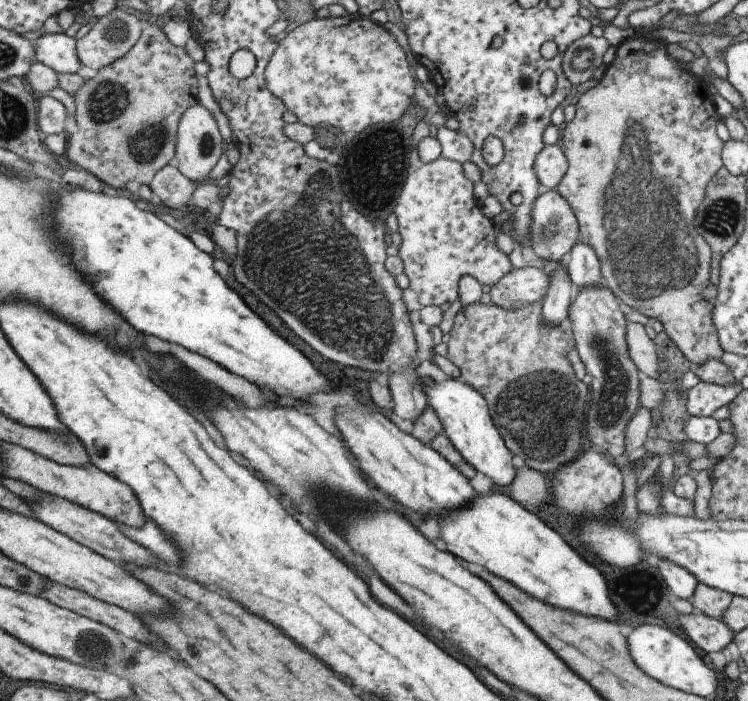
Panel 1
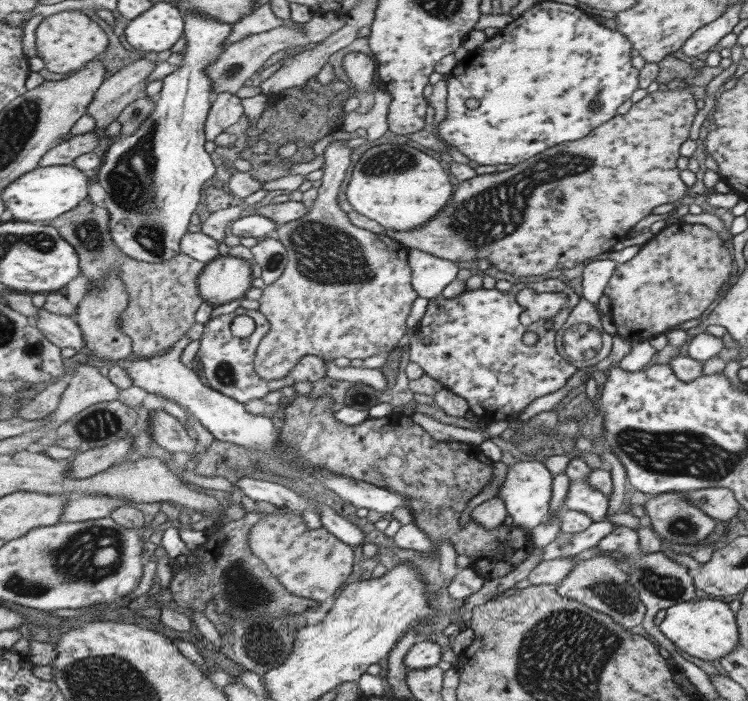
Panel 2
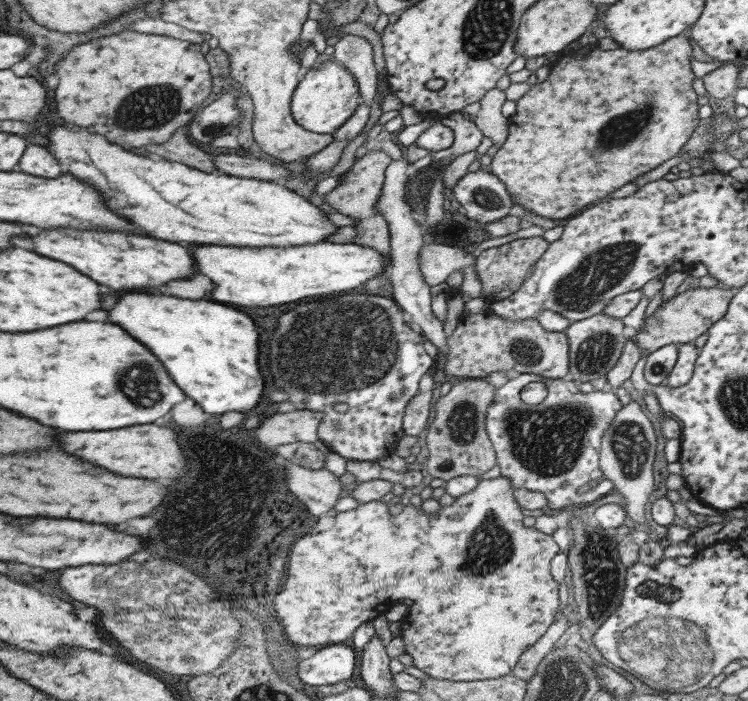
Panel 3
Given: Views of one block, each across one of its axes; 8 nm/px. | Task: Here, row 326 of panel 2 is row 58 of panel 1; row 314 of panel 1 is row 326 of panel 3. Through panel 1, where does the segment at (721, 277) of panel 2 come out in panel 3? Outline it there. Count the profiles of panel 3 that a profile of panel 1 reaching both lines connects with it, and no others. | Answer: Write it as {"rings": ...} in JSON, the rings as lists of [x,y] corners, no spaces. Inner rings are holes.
{"rings":[[[698,286],[675,294],[665,303],[660,304],[651,316],[647,317],[647,320],[643,320],[643,327],[631,338],[627,338],[627,341],[635,341],[635,344],[638,344],[640,356],[647,356],[647,353],[666,344],[678,345],[693,342],[697,336],[701,336],[725,314],[731,297],[732,294],[728,290]]]}

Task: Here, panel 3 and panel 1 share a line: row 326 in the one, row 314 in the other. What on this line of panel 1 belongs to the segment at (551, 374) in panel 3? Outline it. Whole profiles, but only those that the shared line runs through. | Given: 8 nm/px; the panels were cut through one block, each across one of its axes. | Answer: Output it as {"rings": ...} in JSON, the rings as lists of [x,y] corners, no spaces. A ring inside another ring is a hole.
{"rings":[[[491,301],[461,306],[448,332],[446,357],[459,370],[459,380],[474,388],[486,400],[491,422],[512,456],[517,454],[525,466],[550,475],[555,468],[573,460],[581,452],[588,395],[587,385],[575,376],[567,356],[572,345],[563,338],[559,325],[548,325],[542,321],[541,303],[513,310],[501,308]]]}

